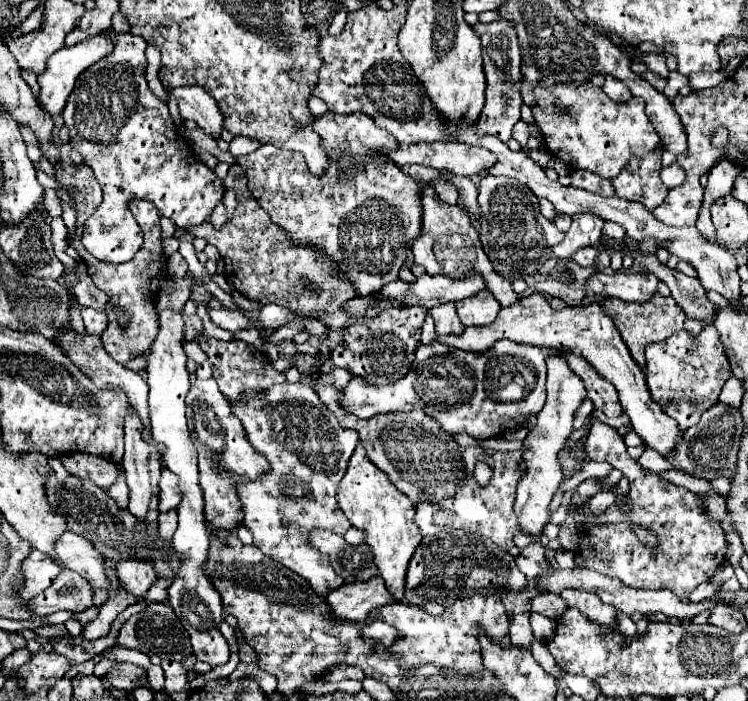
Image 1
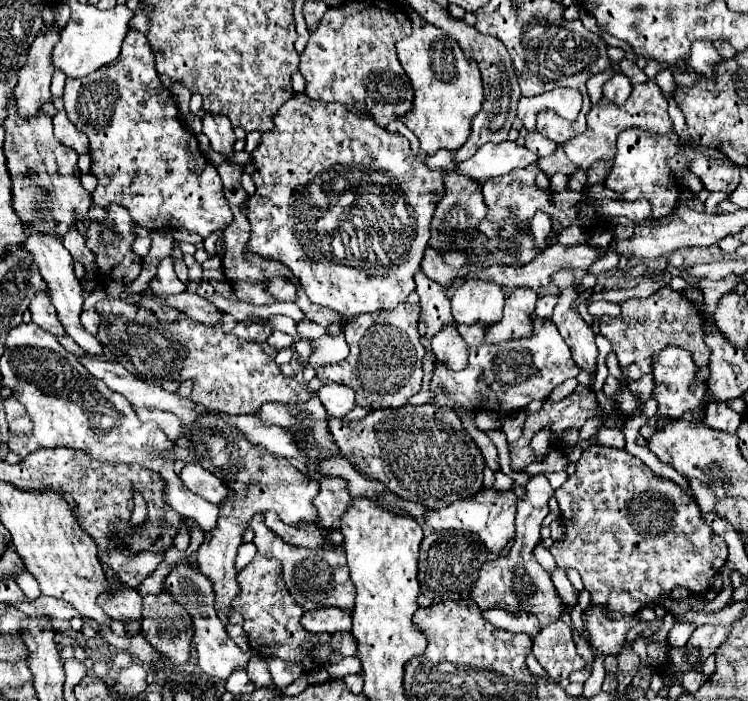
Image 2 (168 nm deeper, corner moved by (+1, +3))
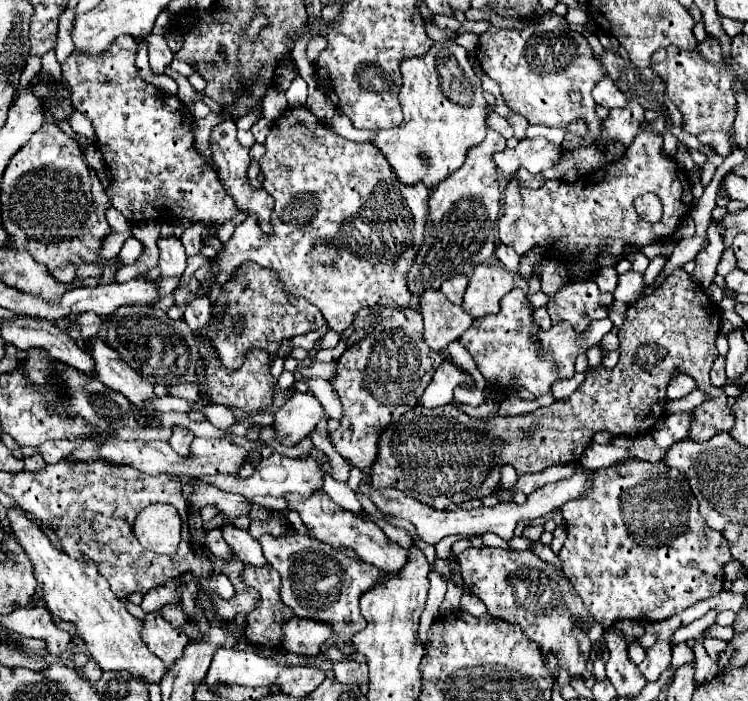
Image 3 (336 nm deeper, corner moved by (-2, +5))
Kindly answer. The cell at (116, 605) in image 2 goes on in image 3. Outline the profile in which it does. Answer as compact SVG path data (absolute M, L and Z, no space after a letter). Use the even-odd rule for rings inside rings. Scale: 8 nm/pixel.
M148 612L144 616L142 640L148 644L150 652L154 652L168 666L172 666L180 658L180 652L184 652L184 644L188 644L188 636L184 632L168 628L158 612Z

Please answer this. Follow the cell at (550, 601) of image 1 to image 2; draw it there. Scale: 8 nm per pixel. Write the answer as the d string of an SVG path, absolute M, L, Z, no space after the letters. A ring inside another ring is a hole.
M563 620L549 624L533 638L533 656L555 682L585 668L585 660L575 650L571 628Z

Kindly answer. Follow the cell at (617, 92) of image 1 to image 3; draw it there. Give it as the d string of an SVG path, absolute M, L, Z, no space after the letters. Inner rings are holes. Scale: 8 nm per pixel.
M604 76L596 84L596 88L594 88L592 94L594 94L596 104L606 106L608 110L612 110L612 108L624 108L624 104L626 104L626 96L616 88L616 84L608 76Z

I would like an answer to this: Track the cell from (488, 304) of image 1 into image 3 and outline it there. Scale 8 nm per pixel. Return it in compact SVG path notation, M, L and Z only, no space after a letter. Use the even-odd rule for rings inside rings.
M480 264L466 288L462 308L472 316L496 314L500 310L500 300L514 288L514 274L500 266Z

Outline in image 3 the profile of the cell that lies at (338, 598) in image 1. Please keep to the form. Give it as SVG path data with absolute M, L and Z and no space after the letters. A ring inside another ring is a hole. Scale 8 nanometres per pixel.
M294 616L284 624L284 650L312 656L318 654L332 636L336 636L336 632L328 624Z

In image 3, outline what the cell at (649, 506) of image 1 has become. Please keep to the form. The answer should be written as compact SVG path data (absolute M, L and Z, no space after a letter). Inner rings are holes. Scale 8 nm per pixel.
M628 458L628 460L612 464L608 468L592 470L588 482L590 482L590 486L588 486L584 496L580 496L576 500L568 500L560 508L562 514L564 514L564 520L566 520L566 534L568 534L568 538L566 538L566 542L564 542L564 546L562 546L558 556L562 560L564 576L572 582L572 586L576 588L580 598L584 600L584 606L592 612L592 616L594 616L594 620L598 624L602 624L604 628L610 628L616 620L624 620L624 618L640 620L640 622L658 622L658 620L666 620L666 618L670 618L674 614L680 614L682 610L686 610L688 606L696 604L698 600L706 600L706 598L712 598L712 596L720 594L722 582L724 582L722 568L724 568L724 564L728 564L732 560L730 546L728 546L728 540L724 540L724 536L720 532L716 532L716 530L706 526L704 518L698 512L698 500L692 494L692 488L688 484L688 480L684 478L684 474L680 474L674 468L668 468L662 460L652 464L652 462L646 462L646 460Z

